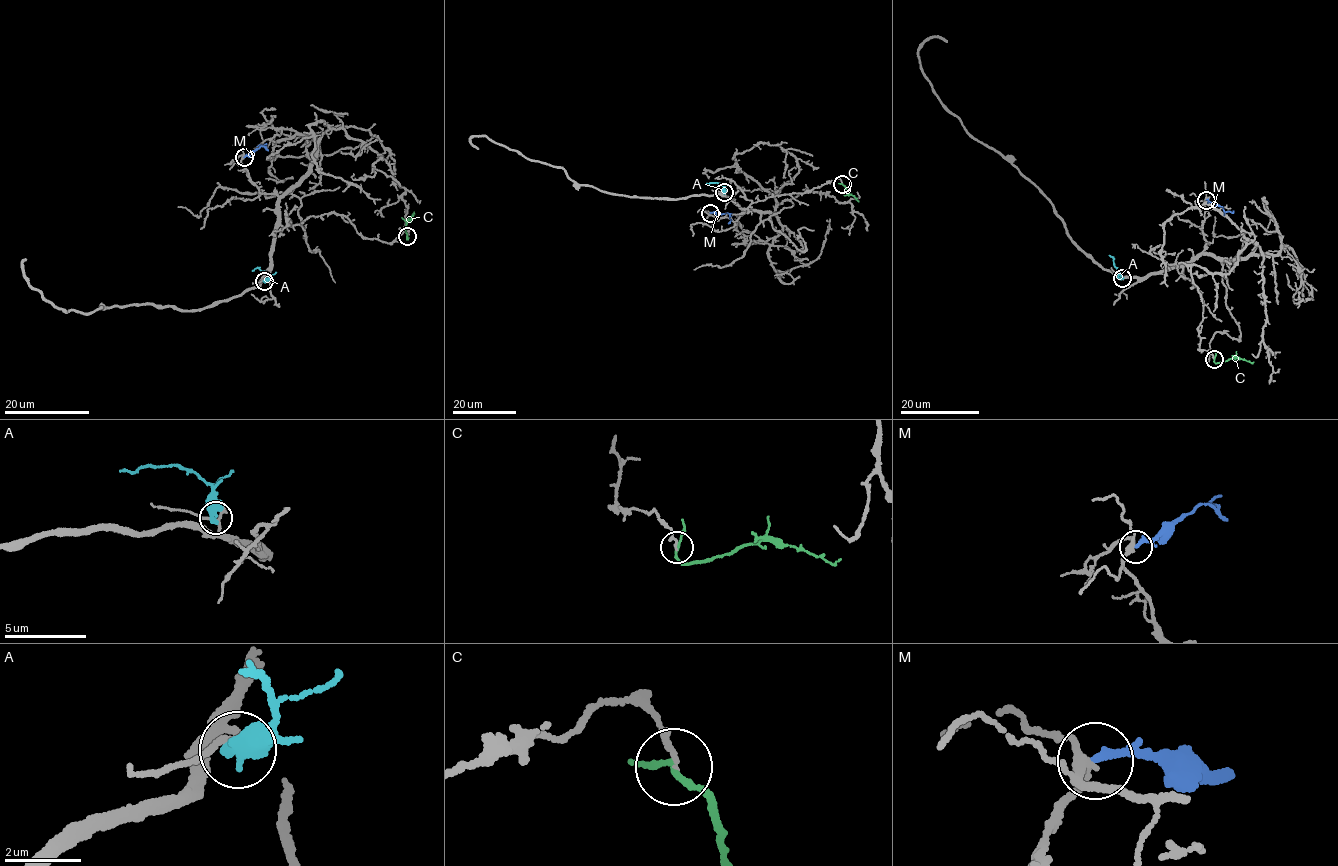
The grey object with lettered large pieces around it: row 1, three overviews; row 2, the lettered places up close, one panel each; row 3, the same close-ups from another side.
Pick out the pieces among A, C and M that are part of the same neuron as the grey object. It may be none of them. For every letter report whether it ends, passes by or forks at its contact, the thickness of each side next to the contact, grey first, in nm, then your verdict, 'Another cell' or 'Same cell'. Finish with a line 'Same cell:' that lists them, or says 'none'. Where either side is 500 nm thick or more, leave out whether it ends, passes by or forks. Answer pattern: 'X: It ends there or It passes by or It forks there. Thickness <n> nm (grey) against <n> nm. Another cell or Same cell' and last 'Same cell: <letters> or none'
A: It passes by. Thickness 170 nm (grey) against 360 nm. Another cell
C: It passes by. Thickness 110 nm (grey) against 120 nm. Another cell
M: It passes by. Thickness 200 nm (grey) against 160 nm. Another cell
Same cell: none

